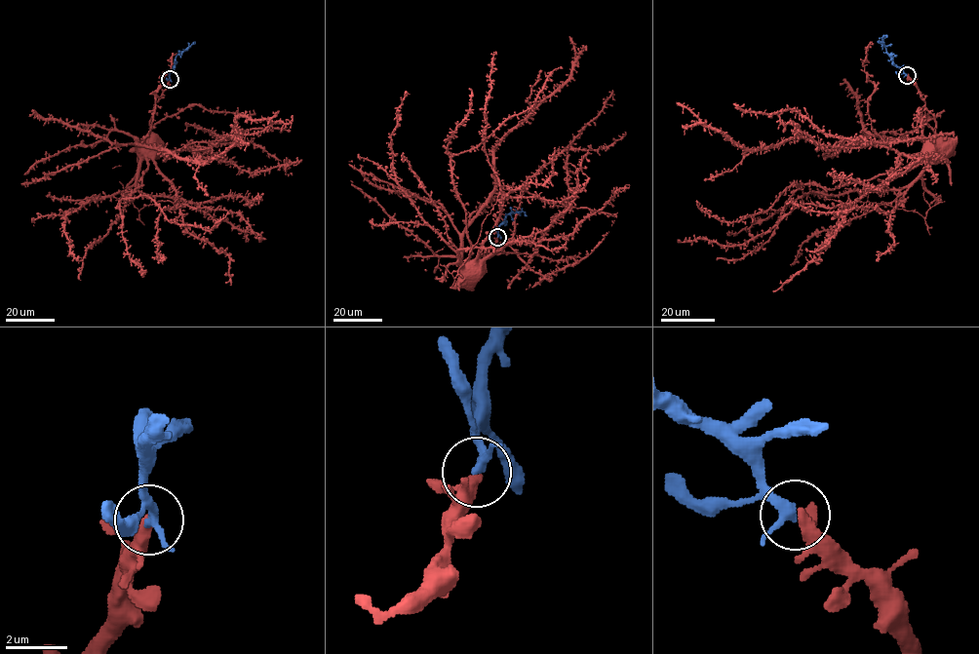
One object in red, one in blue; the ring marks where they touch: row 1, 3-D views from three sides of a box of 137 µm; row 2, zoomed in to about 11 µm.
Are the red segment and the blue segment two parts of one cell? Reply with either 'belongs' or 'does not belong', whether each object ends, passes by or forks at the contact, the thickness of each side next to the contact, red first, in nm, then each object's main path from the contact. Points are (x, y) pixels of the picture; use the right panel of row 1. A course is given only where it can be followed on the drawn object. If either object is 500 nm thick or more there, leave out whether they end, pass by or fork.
belongs; red passes by; blue passes by; 320 nm thick on the red side, 240 nm on the other; red runs (907, 75), (918, 88), (925, 108), (933, 117), (936, 136), (943, 143), (944, 152); blue runs (906, 75), (894, 63), (883, 46), (882, 38), (887, 37)

